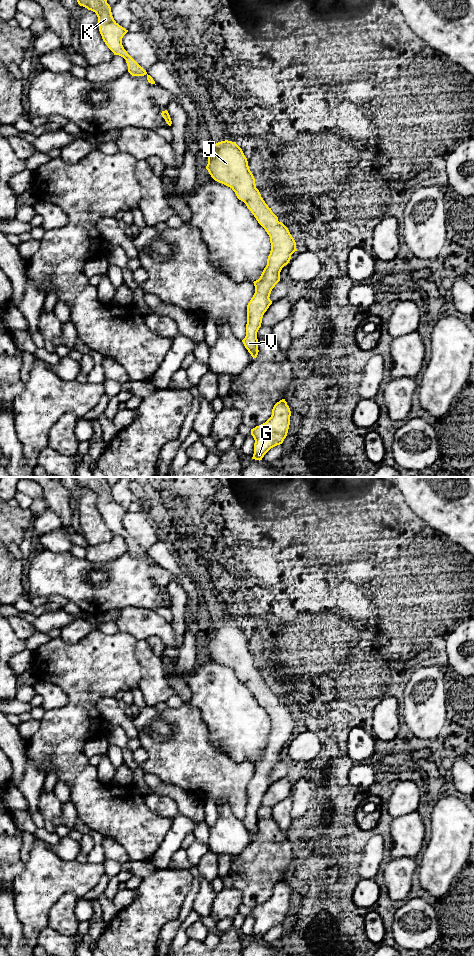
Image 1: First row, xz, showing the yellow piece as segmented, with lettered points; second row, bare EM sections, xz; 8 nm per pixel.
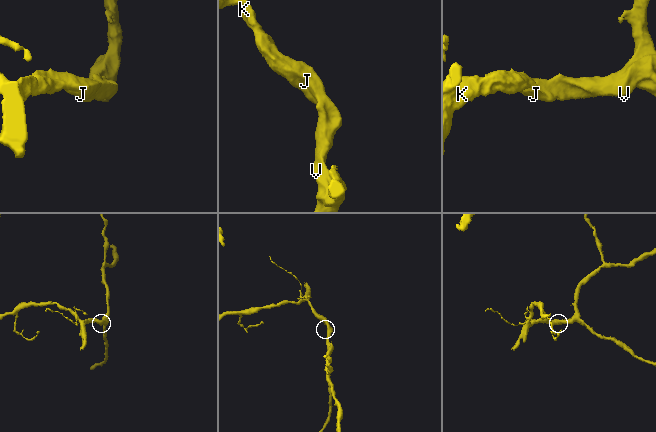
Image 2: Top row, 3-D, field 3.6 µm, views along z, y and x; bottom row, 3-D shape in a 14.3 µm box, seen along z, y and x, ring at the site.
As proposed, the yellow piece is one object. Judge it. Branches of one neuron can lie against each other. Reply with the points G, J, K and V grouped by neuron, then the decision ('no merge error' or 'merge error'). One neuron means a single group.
G J K V; no merge error

